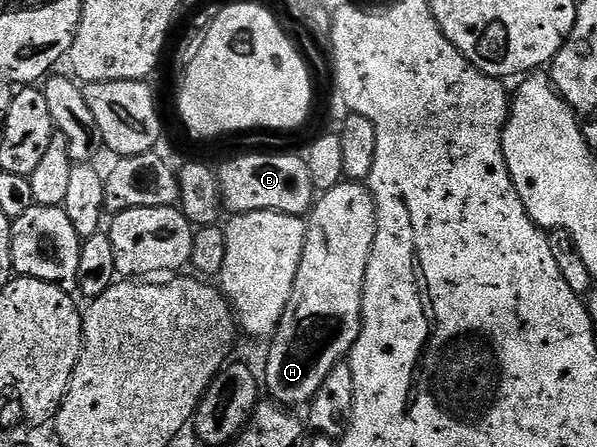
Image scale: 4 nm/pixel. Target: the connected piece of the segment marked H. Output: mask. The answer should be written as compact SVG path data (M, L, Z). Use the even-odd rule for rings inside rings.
M343 180L336 184L336 188L321 191L317 195L316 201L308 215L306 222L306 239L304 240L304 252L300 256L300 268L296 272L296 280L292 284L292 296L288 296L288 304L284 308L284 316L278 321L278 328L274 331L269 339L270 351L266 354L266 378L264 374L264 390L266 390L271 399L279 406L287 408L298 408L294 406L305 407L316 396L316 388L320 388L320 384L324 380L324 376L328 376L328 372L332 372L332 368L336 368L336 364L343 361L350 353L350 347L356 344L356 340L360 336L360 328L362 327L362 293L364 292L364 280L368 272L368 260L370 259L370 249L374 243L374 237L378 229L376 228L376 220L378 219L378 209L374 203L374 197L370 191L369 185L362 182L352 182Z

